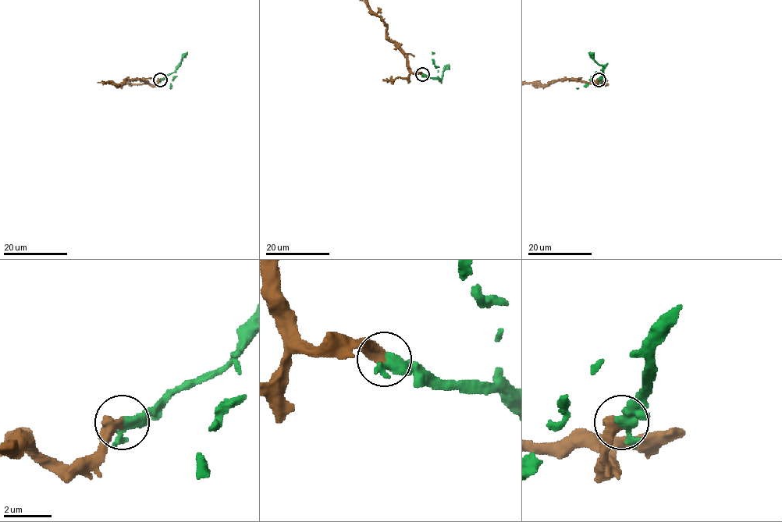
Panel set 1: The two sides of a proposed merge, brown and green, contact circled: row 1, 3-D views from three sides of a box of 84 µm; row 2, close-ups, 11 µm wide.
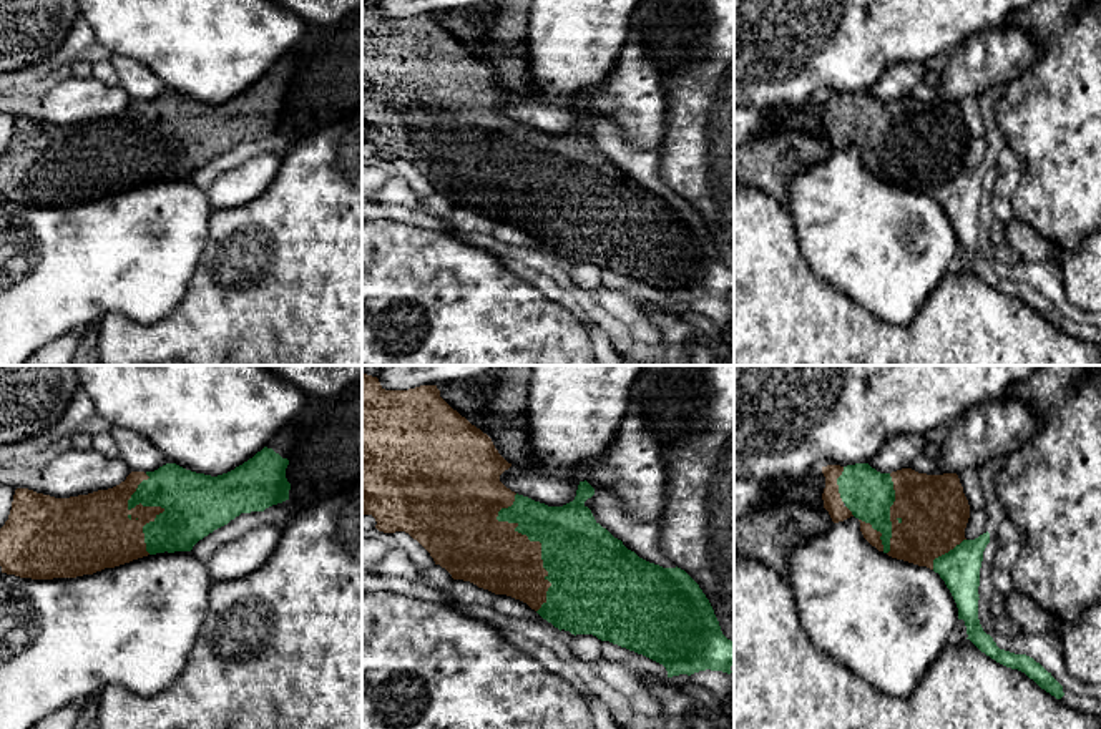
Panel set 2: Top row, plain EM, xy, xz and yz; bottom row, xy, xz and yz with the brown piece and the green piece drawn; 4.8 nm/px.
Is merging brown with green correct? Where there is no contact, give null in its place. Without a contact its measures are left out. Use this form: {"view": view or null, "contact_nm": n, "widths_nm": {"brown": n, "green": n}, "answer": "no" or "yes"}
{"view": "xz", "contact_nm": 600, "widths_nm": {"brown": 320, "green": 360}, "answer": "yes"}

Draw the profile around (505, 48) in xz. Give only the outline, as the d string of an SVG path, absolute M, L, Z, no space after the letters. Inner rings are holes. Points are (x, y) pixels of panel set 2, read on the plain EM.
M498 0L493 23L477 56L487 61L508 91L525 93L530 86L528 20L531 0Z

